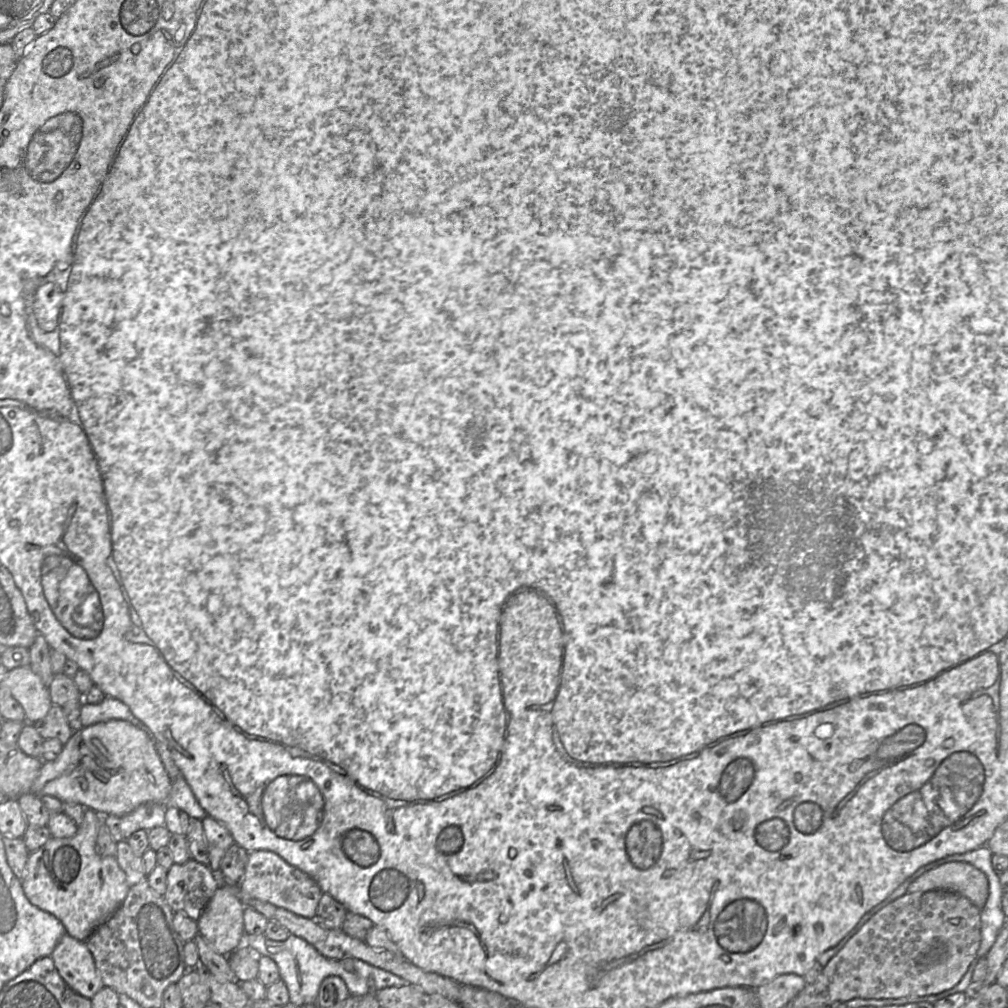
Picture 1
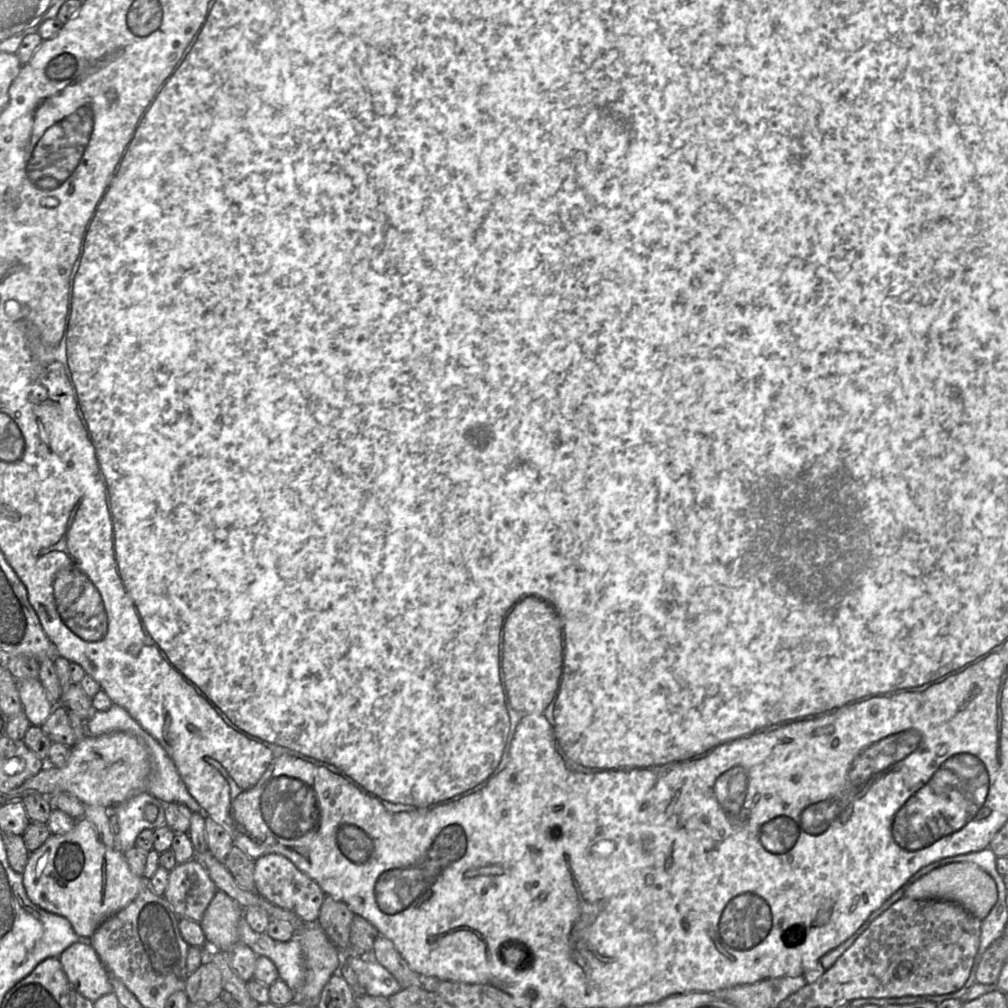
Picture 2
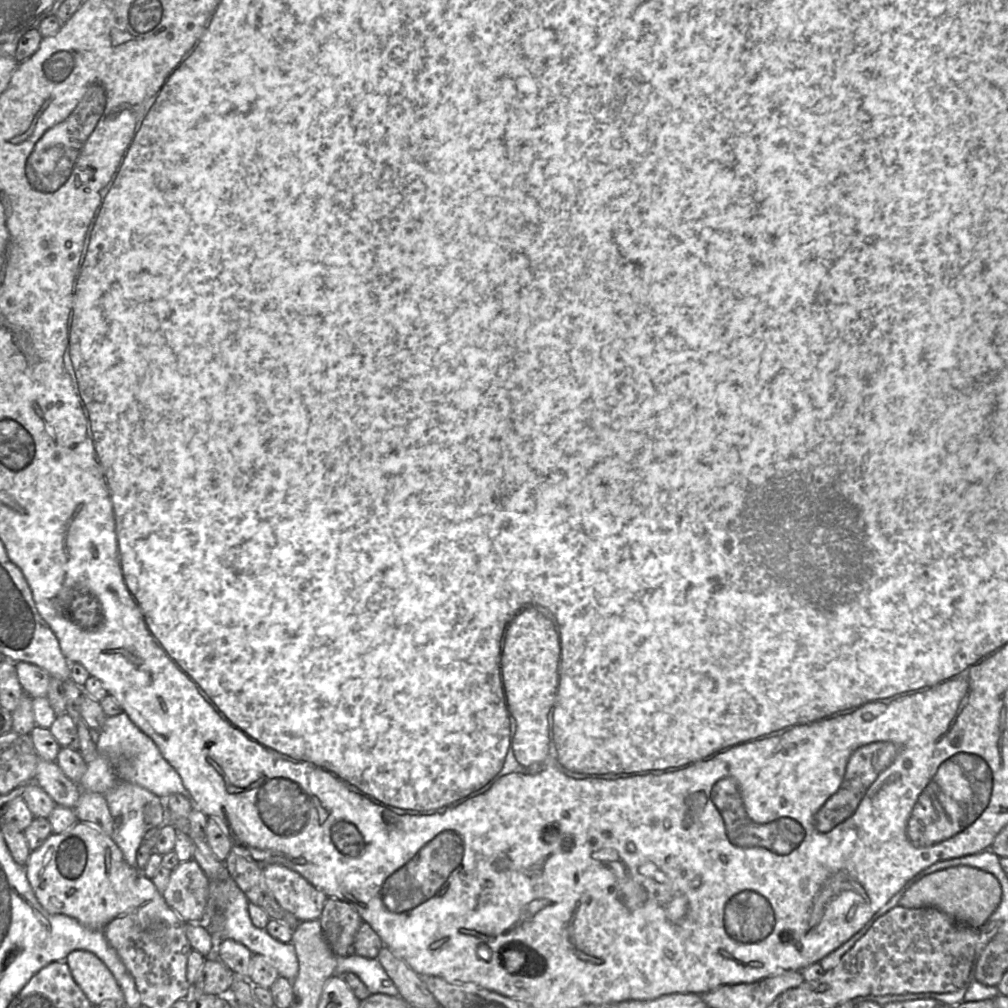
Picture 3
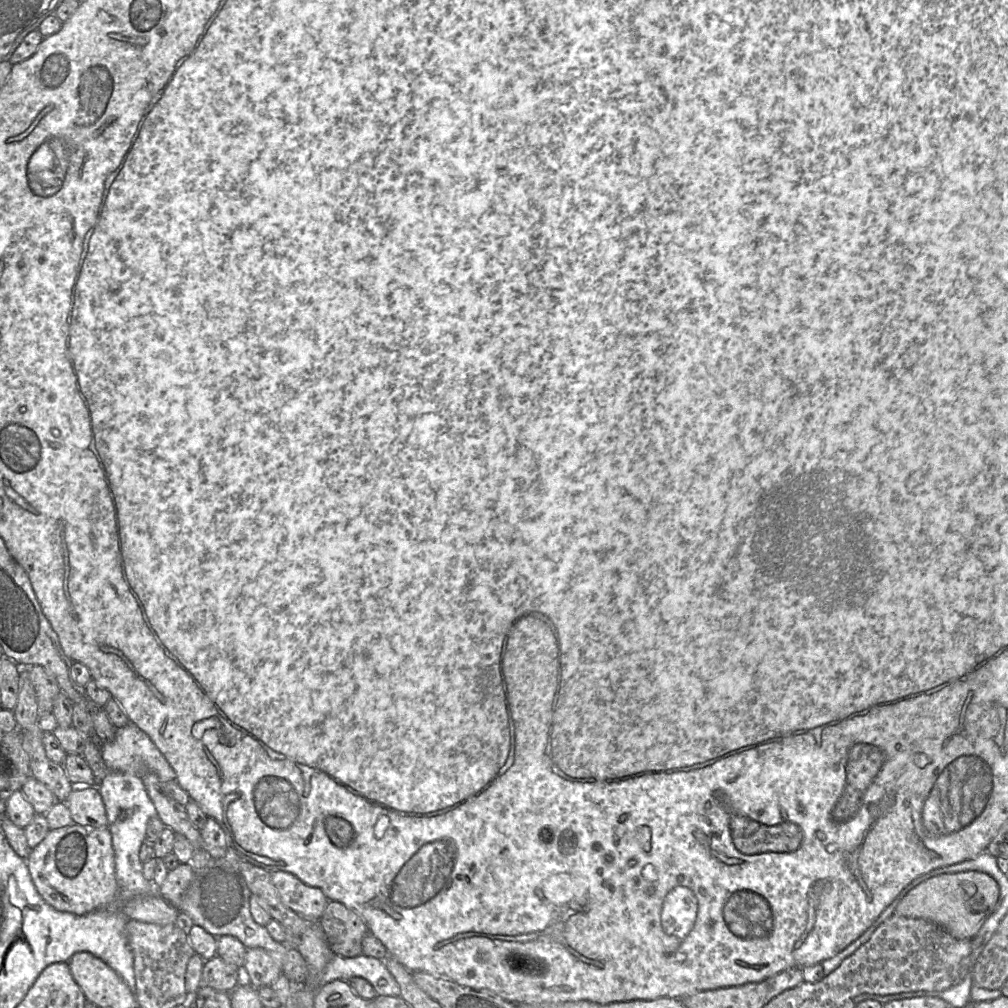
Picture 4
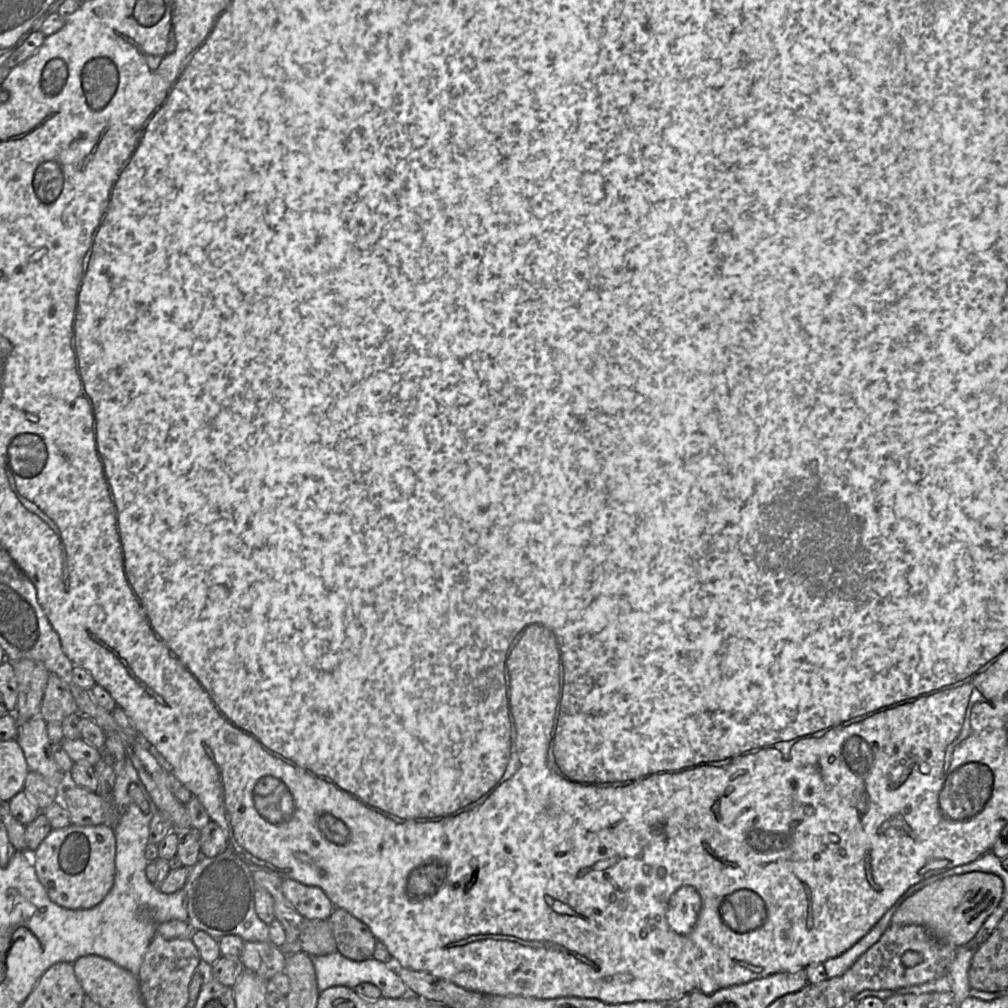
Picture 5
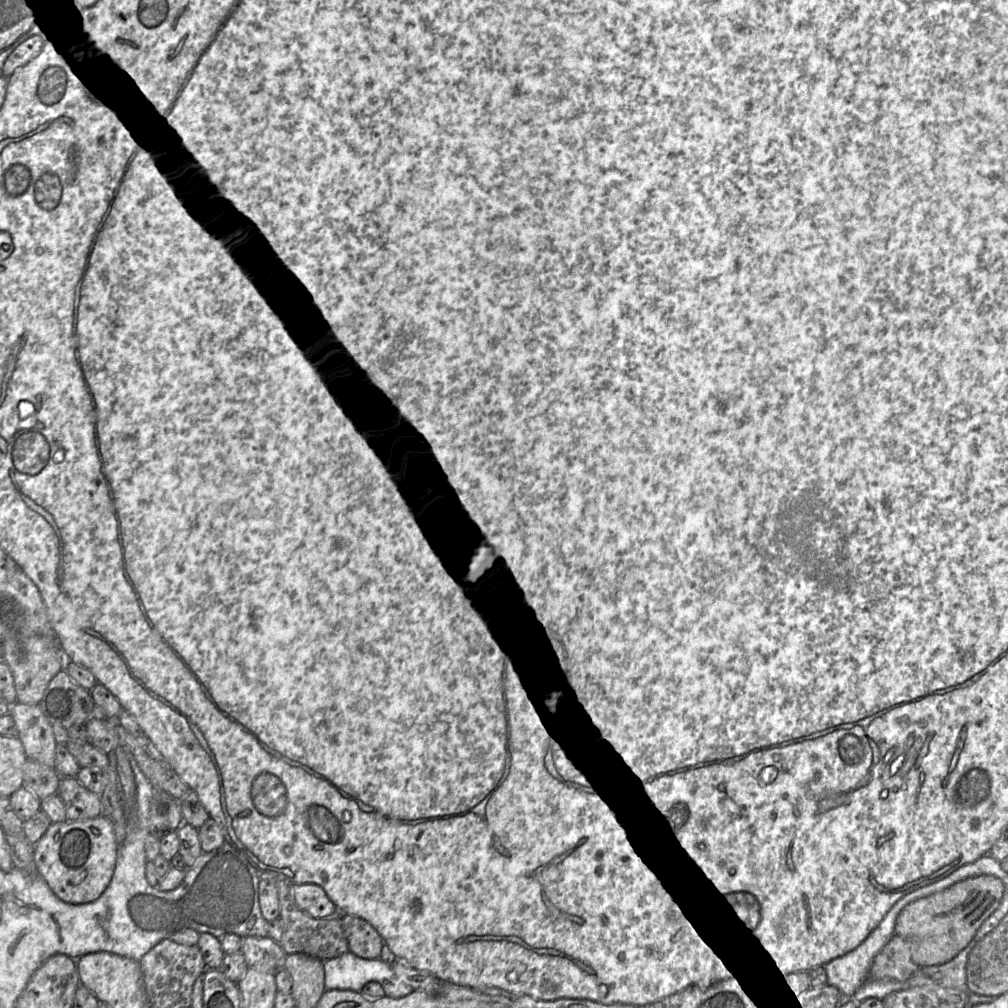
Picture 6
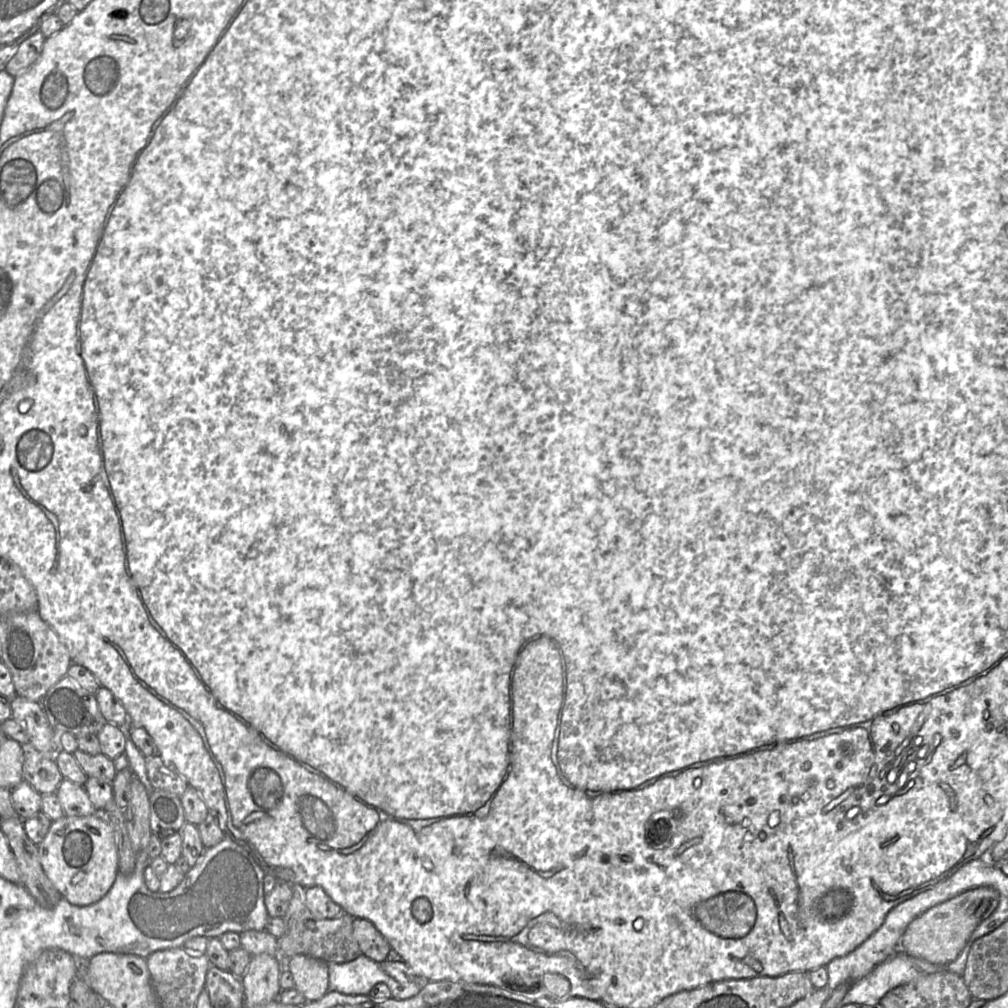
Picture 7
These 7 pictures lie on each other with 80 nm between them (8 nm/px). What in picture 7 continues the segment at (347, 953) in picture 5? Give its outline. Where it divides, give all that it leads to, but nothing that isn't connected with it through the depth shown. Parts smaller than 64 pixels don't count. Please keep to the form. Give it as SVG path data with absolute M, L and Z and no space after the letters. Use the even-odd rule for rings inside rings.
M354 918L353 936L359 944L362 955L377 963L387 960L391 945L374 924L364 918Z

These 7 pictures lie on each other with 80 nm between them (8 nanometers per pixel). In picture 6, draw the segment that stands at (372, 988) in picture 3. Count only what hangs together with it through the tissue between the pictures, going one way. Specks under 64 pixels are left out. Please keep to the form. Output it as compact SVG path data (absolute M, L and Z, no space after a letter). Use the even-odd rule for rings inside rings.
M347 952L337 958L324 961L325 989L341 989L360 992L369 982L380 983L385 996L402 998L414 989L403 983L392 966L378 959L364 959Z

